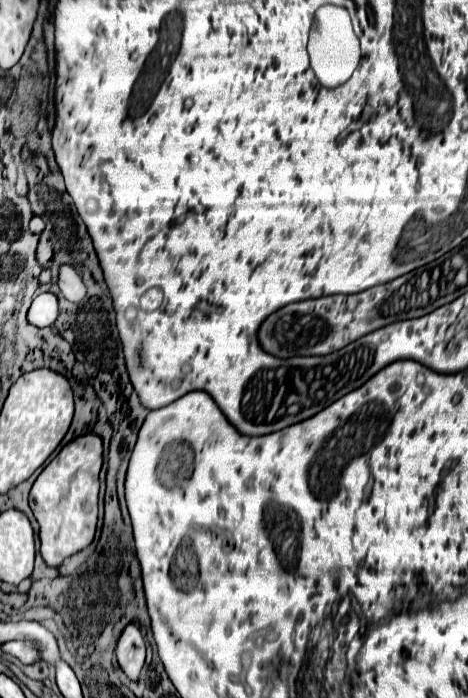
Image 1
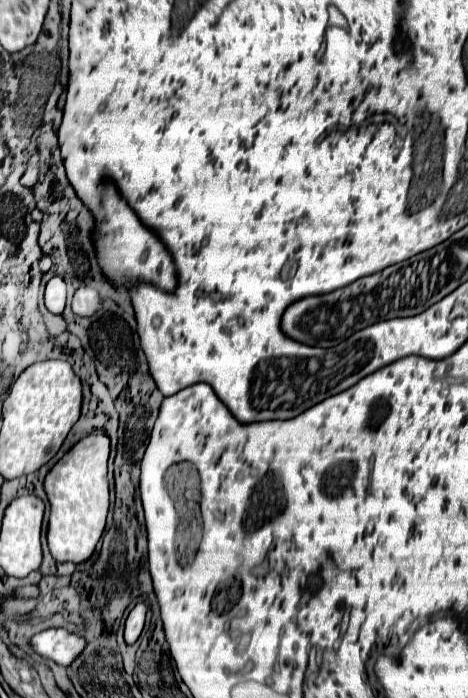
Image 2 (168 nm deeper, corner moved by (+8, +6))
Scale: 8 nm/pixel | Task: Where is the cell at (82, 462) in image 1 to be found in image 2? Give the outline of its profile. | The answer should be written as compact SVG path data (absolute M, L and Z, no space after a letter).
M88 435L78 445L74 445L48 473L44 481L44 489L50 499L50 525L48 525L48 547L56 561L72 561L72 563L84 563L88 561L96 545L104 533L106 517L110 509L110 481L108 481L108 457L110 457L110 439L108 435Z

